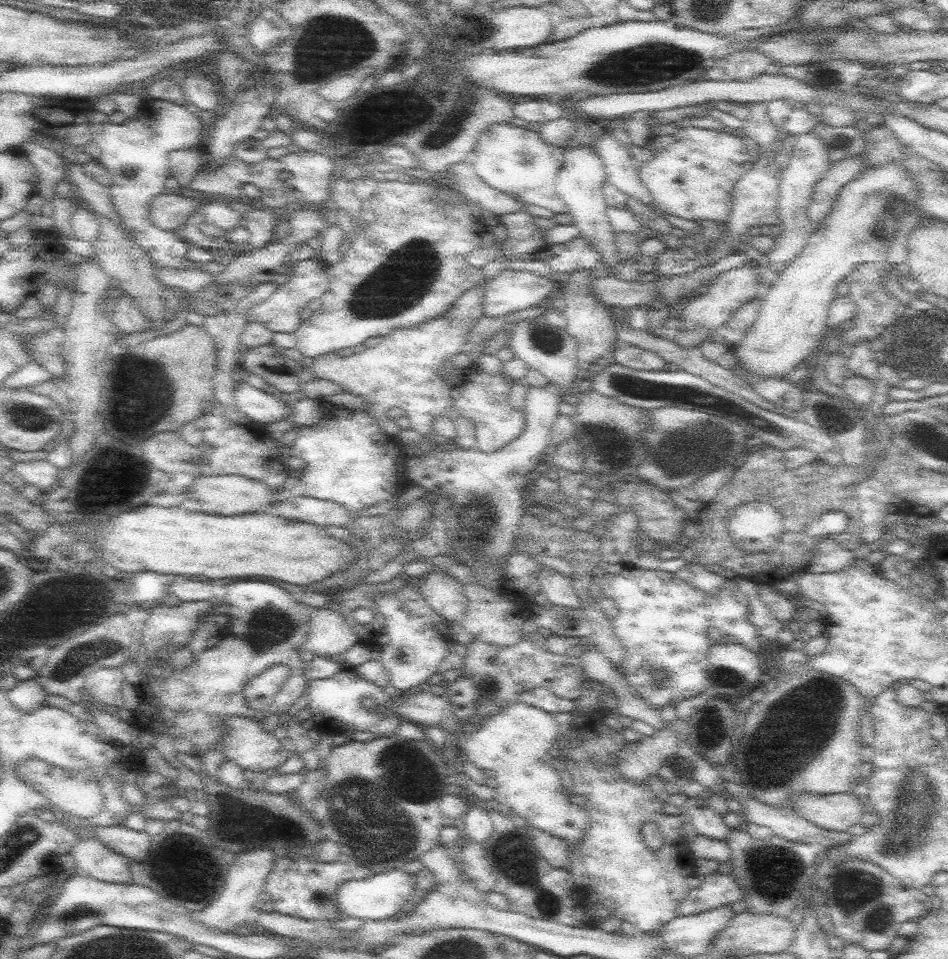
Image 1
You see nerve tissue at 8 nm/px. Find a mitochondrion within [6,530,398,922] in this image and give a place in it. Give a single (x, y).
(76, 657)

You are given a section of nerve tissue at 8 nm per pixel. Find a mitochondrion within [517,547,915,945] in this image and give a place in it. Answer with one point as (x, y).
(774, 869)

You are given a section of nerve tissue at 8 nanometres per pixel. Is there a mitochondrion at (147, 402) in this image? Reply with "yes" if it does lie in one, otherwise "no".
yes

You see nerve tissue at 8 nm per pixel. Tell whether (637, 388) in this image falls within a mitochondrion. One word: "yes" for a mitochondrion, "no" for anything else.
yes

